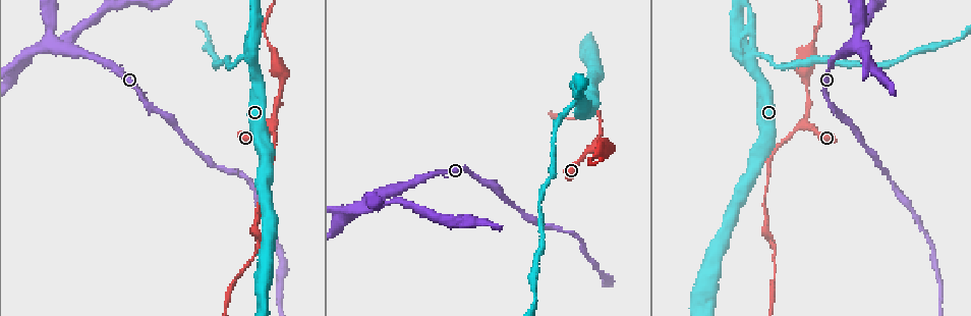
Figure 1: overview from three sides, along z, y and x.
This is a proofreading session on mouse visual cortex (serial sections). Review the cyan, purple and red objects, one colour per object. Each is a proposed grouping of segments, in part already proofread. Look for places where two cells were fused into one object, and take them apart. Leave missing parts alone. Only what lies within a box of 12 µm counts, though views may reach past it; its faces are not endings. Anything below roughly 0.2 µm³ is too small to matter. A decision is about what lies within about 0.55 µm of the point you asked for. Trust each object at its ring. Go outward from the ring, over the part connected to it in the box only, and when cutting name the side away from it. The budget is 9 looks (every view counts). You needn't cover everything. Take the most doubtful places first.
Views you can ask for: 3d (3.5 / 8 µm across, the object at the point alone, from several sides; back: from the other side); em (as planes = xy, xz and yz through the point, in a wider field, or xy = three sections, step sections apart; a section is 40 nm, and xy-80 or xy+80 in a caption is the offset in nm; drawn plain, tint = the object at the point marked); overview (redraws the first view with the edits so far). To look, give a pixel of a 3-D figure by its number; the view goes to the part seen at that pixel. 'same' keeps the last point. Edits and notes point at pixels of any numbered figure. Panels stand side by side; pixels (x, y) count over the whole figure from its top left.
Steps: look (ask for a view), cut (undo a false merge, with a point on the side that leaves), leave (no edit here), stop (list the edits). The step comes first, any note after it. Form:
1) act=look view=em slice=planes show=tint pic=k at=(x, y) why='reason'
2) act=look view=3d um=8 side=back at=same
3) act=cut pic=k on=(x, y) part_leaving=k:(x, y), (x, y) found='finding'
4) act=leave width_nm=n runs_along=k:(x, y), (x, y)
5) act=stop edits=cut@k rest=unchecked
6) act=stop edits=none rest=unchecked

act=look view=3d um=3.5 pic=1 at=(850, 47) why='calibre changes'

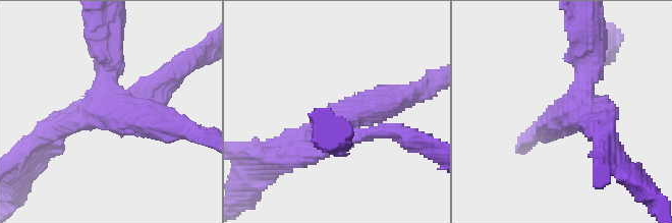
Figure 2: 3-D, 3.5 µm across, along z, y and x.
act=look view=em slice=xy step=2 show=tint pic=2 at=(120, 107) arms=4 arm_widths_nm=250,350,350,400 why='need the tissue'

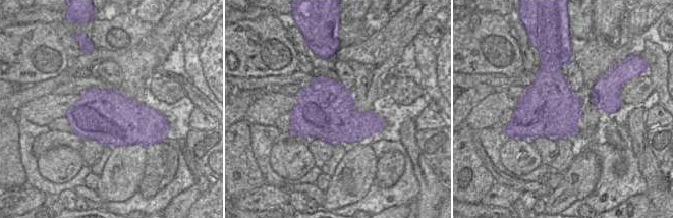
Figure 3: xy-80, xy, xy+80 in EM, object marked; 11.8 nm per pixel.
act=cut pic=2 on=(167, 96) part_leaving=2:(356, 135), (400, 132), (435, 153) found='two cells meet here'

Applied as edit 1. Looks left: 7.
act=look view=3d um=3.5 pic=1 at=(804, 126) why='arms part here'

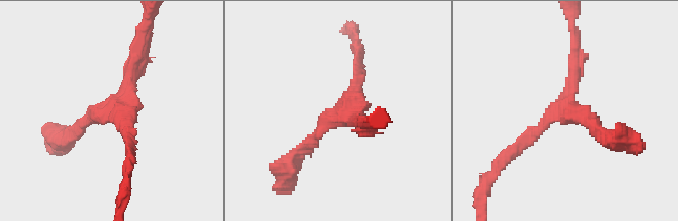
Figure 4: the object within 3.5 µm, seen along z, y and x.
act=look view=em slice=xy step=1 show=tint pic=4 at=(336, 116) why='now the EM'

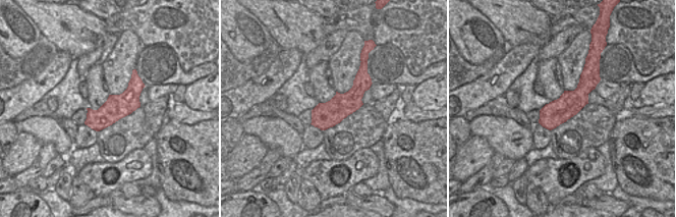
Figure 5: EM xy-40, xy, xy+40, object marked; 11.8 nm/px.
act=look view=em slice=xy step=5 show=tint at=same

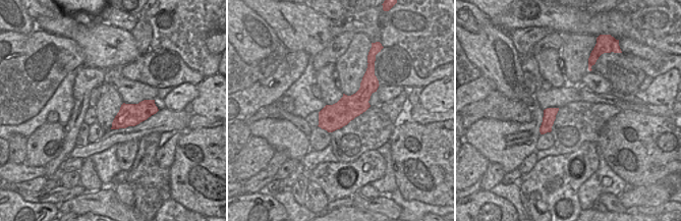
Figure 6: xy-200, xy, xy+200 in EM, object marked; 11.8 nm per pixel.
act=leave runs_along=4:(66, 140), (110, 111), (137, 52) found='continuous, no second cell'

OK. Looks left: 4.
act=look view=3d um=8 pic=1 at=(253, 63) why='narrows sharply'

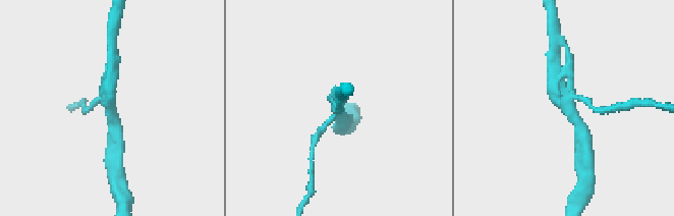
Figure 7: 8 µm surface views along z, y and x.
act=look view=3d um=3.5 pic=7 at=(111, 104) why='zoom in'

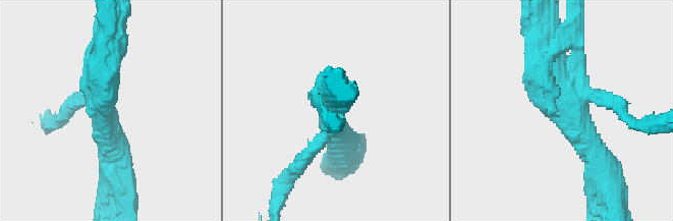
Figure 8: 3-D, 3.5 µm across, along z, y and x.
act=look view=em slice=xy step=1 show=tint pic=8 at=(107, 116) arms=3 arm_widths_nm=200,400,400 why='need the tissue'

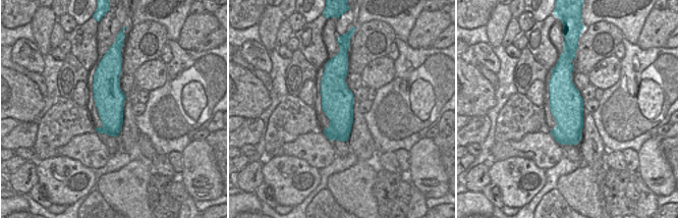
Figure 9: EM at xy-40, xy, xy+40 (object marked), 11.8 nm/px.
act=leave runs_along=8:(606, 175), (541, 62) found='all the same cell'

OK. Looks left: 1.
act=stop edits=cut@2 rest=unchecked

